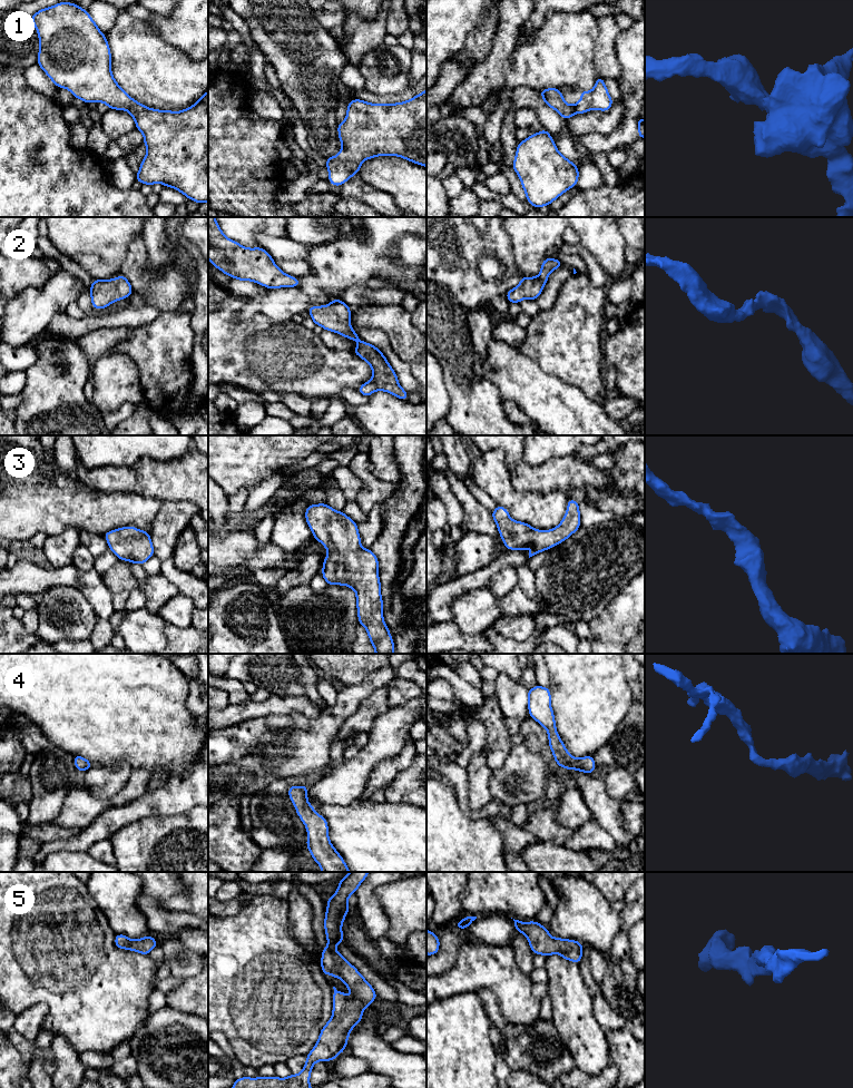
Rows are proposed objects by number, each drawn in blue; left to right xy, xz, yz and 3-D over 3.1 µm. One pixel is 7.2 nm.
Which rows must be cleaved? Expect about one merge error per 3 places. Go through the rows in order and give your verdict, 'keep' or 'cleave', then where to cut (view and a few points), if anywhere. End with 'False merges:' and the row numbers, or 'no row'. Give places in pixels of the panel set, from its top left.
1: keep; cut none
2: keep; cut none
3: keep; cut none
4: keep; cut none
5: keep; cut none
False merges: no row

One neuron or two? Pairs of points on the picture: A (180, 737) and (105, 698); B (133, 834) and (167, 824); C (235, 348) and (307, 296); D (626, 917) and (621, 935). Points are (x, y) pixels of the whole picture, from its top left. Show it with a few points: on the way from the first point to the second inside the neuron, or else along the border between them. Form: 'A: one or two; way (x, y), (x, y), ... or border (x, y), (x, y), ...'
A: one; way (162, 735), (124, 702)
B: one; way (141, 834), (158, 833)
C: two; border (290, 319), (274, 321), (253, 315), (247, 320)
D: one; way (626, 921), (624, 931)

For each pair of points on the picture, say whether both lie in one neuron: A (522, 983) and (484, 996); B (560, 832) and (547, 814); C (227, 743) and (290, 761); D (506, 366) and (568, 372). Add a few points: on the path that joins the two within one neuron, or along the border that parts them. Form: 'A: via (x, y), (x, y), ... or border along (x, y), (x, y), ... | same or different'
A: border along (473, 990), (489, 988), (496, 997), (502, 1017) | different
B: via (556, 827), (547, 819) | same
C: border along (271, 733), (265, 733), (246, 754), (227, 762) | different
D: border along (521, 353), (565, 382) | different

